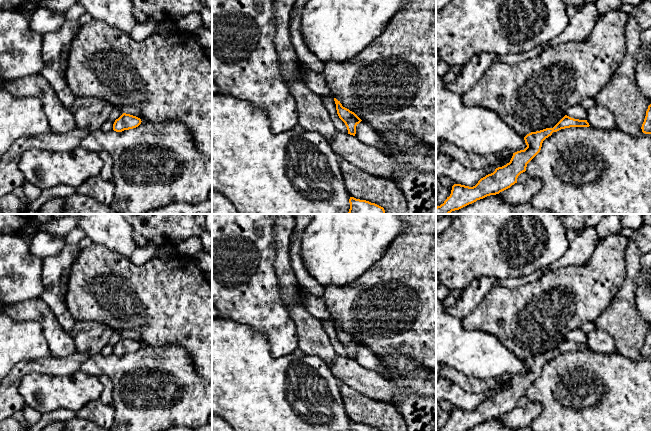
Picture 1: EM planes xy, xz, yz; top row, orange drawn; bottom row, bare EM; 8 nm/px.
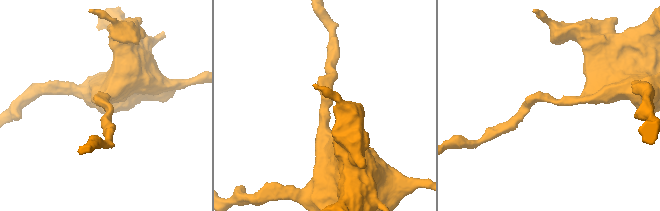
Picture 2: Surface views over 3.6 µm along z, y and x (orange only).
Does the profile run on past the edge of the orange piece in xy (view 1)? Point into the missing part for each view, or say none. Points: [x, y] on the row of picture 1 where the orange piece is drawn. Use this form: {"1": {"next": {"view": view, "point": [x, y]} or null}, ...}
{"1": {"next": null}}

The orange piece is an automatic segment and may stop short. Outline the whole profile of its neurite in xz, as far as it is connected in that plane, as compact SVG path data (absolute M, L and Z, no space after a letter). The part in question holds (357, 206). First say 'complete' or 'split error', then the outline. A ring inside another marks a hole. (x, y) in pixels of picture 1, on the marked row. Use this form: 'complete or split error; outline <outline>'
complete; outline M350 197L350 209L348 214L385 214L383 207L366 200Z

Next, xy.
complete; outline M123 113L118 119L115 120L113 130L116 132L122 132L124 130L133 129L138 127L141 122L140 118Z

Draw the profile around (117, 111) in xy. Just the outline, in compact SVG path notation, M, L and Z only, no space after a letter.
M115 107L110 113L107 121L102 125L101 130L103 132L108 132L113 129L113 124L116 119L118 119L123 114L121 107Z

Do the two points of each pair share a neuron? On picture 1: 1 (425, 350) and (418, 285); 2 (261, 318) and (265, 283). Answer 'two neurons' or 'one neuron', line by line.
1: one neuron
2: one neuron

